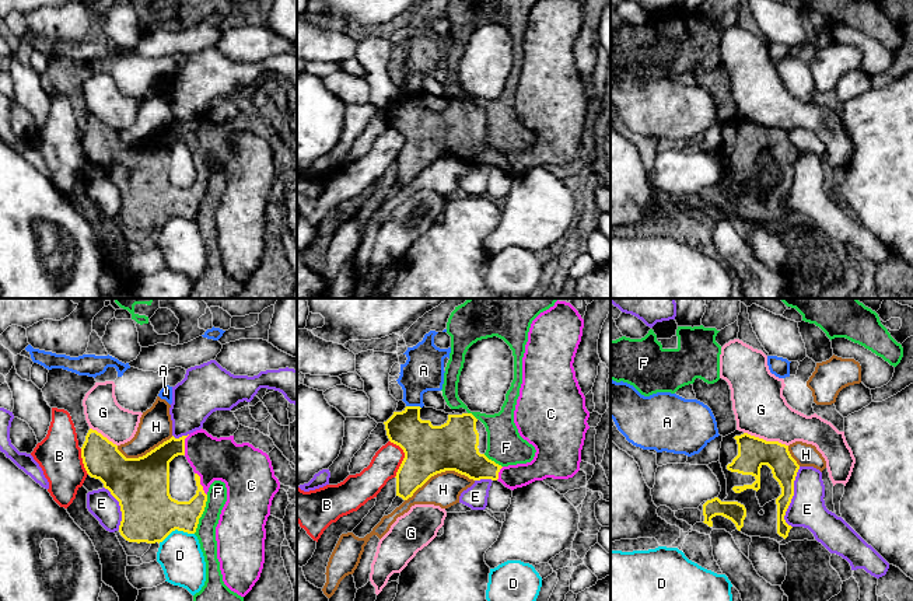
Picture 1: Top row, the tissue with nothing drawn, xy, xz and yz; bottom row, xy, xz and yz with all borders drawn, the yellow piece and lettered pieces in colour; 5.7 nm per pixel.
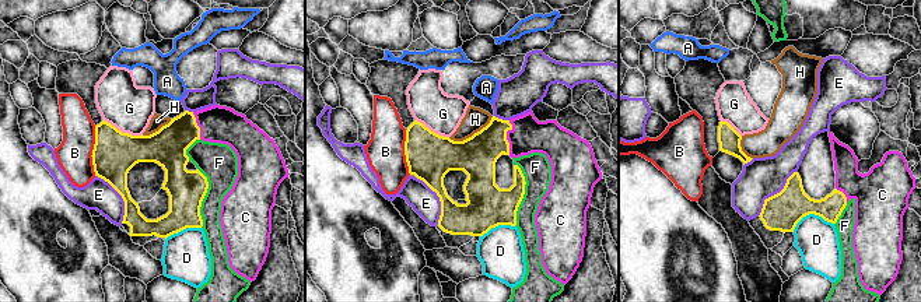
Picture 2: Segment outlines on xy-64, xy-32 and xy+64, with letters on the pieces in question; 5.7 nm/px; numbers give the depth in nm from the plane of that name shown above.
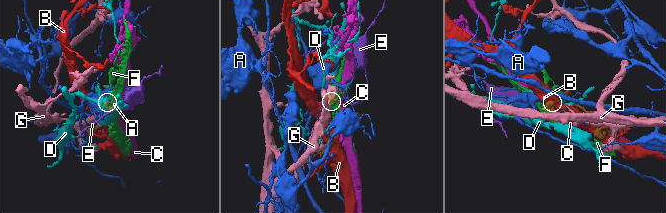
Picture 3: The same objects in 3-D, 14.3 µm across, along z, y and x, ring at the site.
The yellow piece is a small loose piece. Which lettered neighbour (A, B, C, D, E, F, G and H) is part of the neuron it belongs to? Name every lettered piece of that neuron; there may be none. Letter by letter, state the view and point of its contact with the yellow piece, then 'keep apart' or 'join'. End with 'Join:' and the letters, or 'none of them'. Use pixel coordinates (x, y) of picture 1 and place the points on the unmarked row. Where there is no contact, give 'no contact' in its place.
A: xz (413, 93) | keep apart
B: xz (405, 143) | keep apart
C: xy (199, 170) | join
D: xy (175, 215) | keep apart
E: yz (791, 184) | keep apart
F: xy (202, 199) | keep apart
G: yz (765, 126) | keep apart
H: xz (438, 159) | keep apart
Join: C

